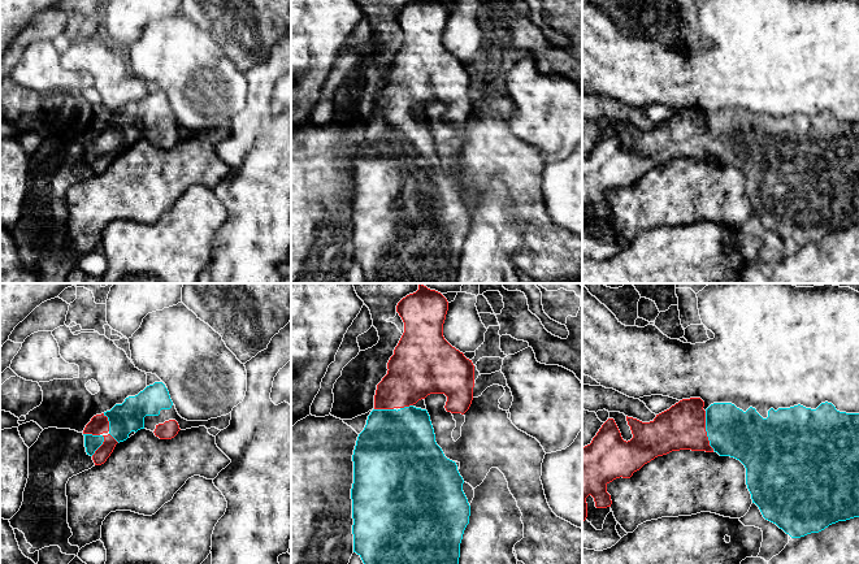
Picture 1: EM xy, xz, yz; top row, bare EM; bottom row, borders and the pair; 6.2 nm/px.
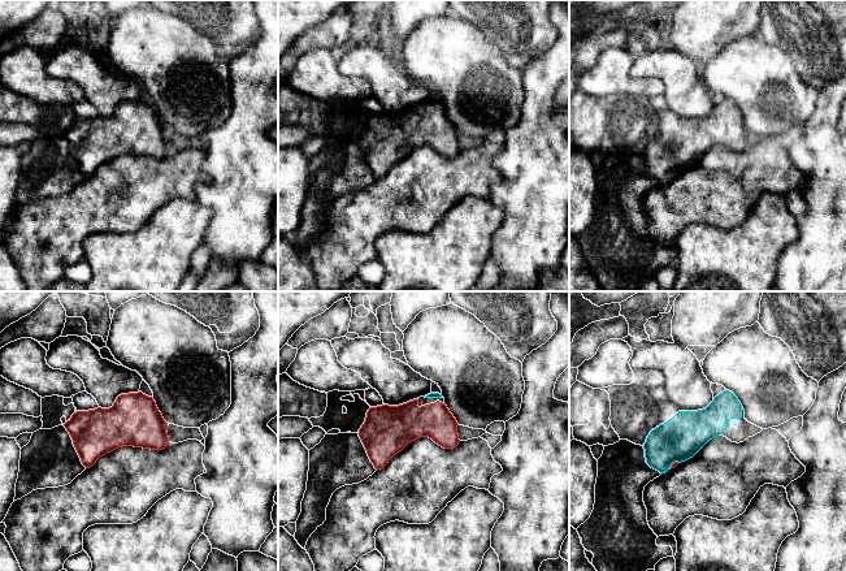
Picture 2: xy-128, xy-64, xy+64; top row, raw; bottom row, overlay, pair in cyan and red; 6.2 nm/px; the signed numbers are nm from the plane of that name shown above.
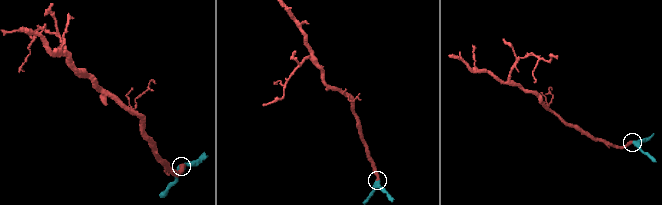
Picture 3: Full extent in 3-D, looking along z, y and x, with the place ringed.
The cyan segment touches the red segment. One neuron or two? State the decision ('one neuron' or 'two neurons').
one neuron

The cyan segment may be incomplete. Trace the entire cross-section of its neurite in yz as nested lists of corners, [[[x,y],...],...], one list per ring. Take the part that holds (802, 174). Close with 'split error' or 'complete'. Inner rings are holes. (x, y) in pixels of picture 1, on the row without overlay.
[[[700,107],[682,108],[669,118],[656,123],[650,131],[628,126],[633,147],[624,149],[613,127],[608,127],[591,152],[582,156],[582,230],[587,226],[586,207],[591,204],[596,217],[611,216],[607,194],[616,187],[630,187],[634,181],[658,165],[672,160],[691,159],[717,161],[739,169],[746,177],[746,194],[763,226],[791,247],[819,242],[832,233],[859,226],[859,122],[840,121],[832,112],[821,112],[816,118],[801,113],[768,120],[763,127],[755,117],[746,121],[732,112],[713,112],[706,120]]] | split error

